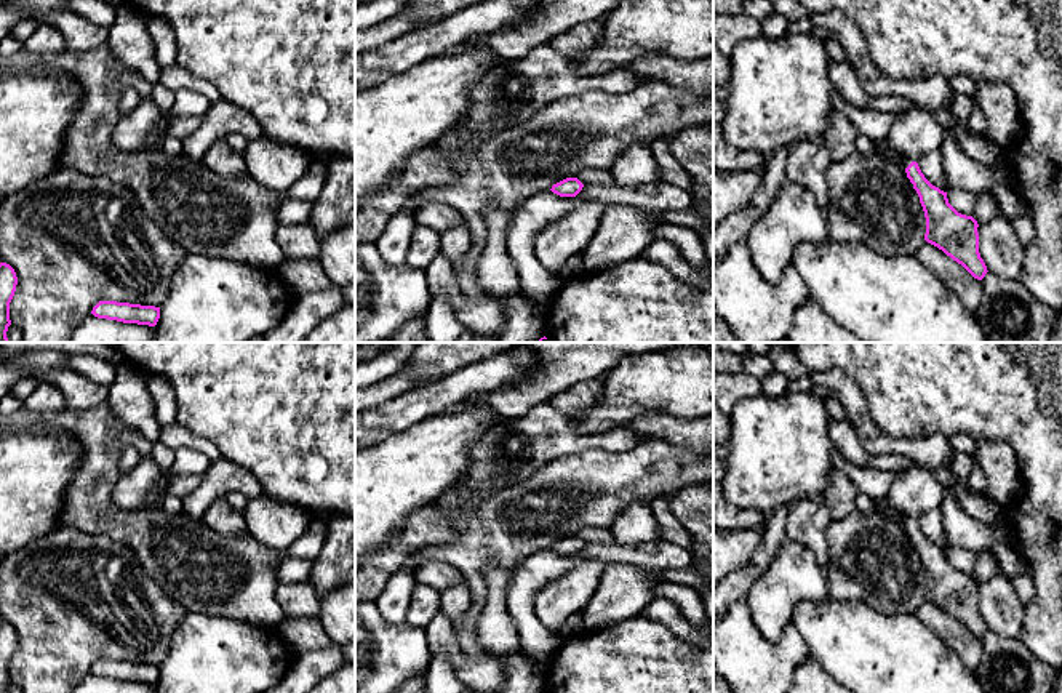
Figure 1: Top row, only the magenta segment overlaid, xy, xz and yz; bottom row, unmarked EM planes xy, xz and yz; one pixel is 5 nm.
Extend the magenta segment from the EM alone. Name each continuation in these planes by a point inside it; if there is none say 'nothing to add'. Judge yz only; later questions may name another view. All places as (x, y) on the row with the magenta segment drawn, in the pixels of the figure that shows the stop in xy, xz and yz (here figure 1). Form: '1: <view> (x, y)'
1: yz (914, 133)

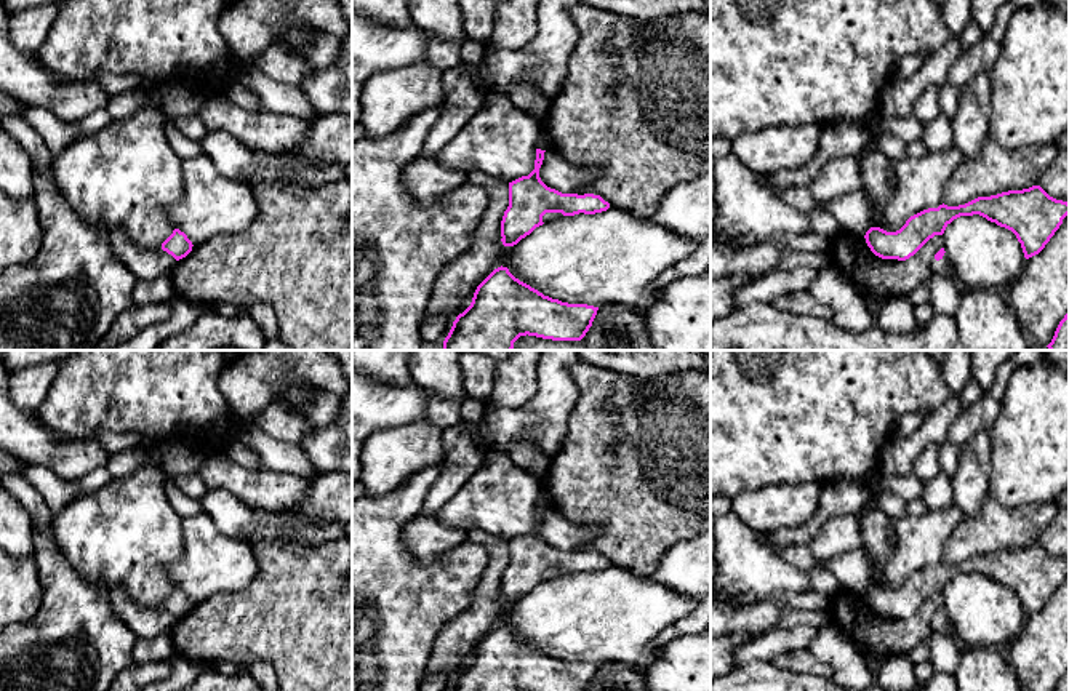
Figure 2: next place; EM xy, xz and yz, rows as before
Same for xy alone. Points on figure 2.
nothing to add

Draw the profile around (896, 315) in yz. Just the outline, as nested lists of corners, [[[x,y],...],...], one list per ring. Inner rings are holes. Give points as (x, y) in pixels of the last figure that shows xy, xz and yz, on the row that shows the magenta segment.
[[[891,298],[875,312],[875,323],[888,333],[907,334],[915,326],[915,307],[904,298]]]

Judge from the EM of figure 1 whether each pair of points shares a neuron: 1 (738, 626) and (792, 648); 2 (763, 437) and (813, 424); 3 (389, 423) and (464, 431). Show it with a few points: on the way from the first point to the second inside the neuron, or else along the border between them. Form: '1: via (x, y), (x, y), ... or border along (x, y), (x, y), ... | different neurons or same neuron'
1: via (750, 639), (768, 656), (779, 656) | same neuron
2: via (776, 437), (787, 437), (800, 424) | same neuron
3: border along (447, 412), (419, 420), (378, 444) | different neurons

